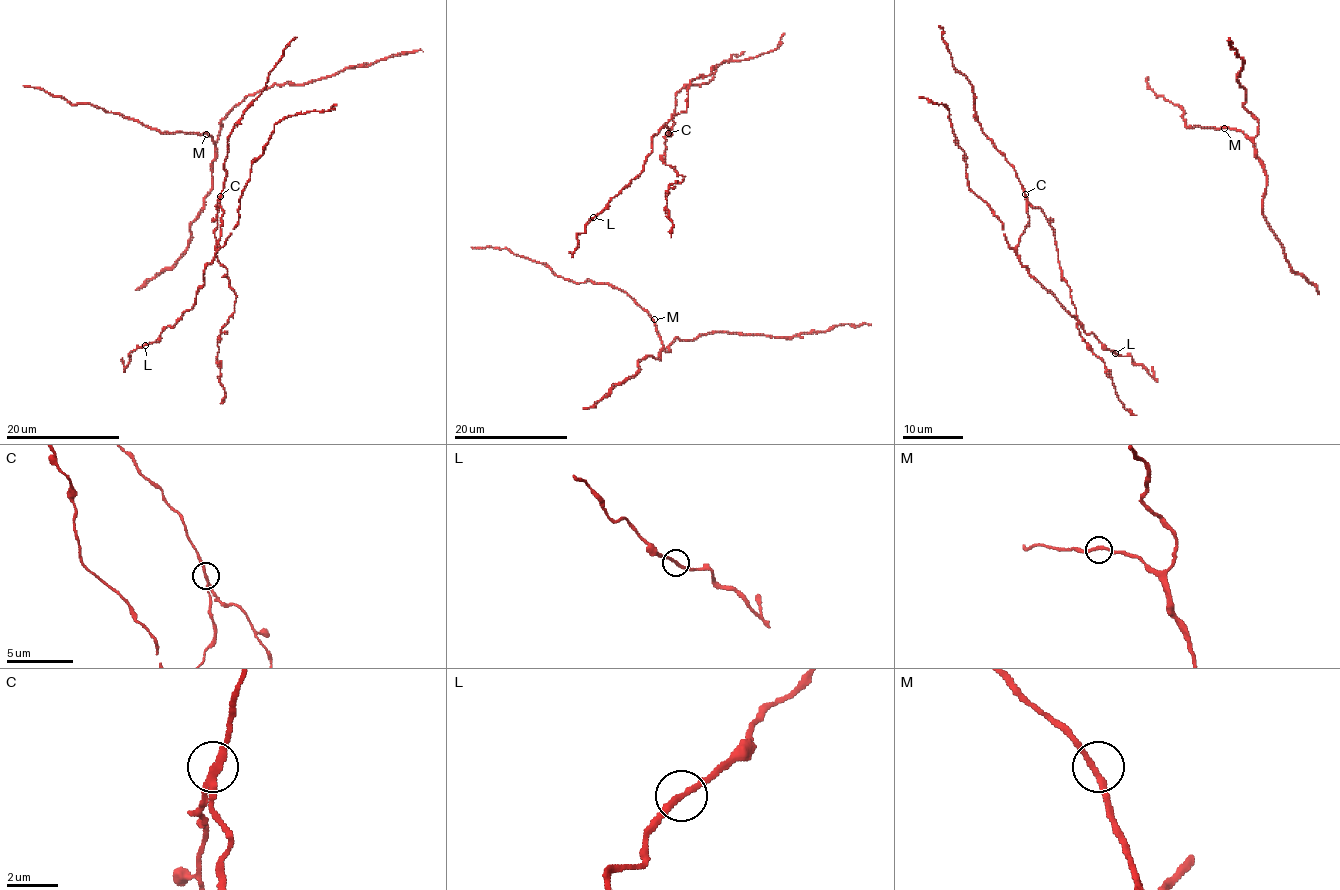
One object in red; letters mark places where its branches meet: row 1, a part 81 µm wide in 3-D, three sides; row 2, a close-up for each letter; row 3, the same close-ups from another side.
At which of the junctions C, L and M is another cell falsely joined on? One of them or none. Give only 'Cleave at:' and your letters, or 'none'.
Cleave at: C

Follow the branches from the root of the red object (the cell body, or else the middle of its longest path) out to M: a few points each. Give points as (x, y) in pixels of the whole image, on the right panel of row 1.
M: (1186, 128), (1224, 128)

